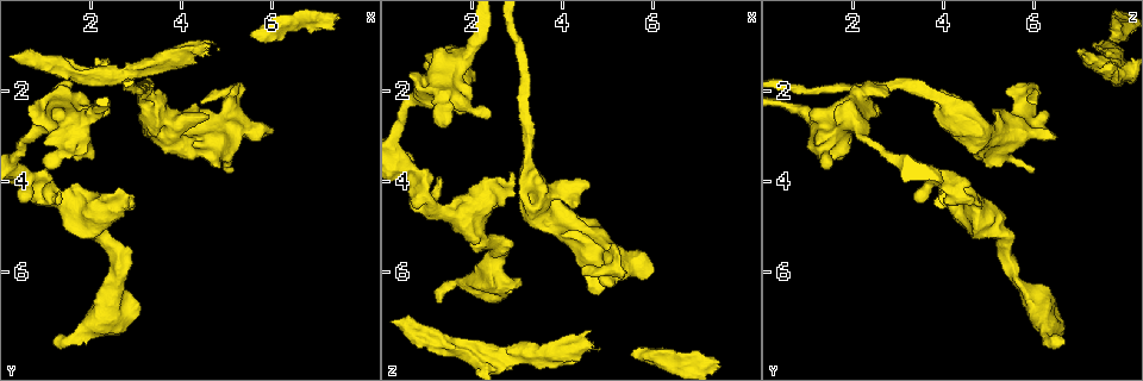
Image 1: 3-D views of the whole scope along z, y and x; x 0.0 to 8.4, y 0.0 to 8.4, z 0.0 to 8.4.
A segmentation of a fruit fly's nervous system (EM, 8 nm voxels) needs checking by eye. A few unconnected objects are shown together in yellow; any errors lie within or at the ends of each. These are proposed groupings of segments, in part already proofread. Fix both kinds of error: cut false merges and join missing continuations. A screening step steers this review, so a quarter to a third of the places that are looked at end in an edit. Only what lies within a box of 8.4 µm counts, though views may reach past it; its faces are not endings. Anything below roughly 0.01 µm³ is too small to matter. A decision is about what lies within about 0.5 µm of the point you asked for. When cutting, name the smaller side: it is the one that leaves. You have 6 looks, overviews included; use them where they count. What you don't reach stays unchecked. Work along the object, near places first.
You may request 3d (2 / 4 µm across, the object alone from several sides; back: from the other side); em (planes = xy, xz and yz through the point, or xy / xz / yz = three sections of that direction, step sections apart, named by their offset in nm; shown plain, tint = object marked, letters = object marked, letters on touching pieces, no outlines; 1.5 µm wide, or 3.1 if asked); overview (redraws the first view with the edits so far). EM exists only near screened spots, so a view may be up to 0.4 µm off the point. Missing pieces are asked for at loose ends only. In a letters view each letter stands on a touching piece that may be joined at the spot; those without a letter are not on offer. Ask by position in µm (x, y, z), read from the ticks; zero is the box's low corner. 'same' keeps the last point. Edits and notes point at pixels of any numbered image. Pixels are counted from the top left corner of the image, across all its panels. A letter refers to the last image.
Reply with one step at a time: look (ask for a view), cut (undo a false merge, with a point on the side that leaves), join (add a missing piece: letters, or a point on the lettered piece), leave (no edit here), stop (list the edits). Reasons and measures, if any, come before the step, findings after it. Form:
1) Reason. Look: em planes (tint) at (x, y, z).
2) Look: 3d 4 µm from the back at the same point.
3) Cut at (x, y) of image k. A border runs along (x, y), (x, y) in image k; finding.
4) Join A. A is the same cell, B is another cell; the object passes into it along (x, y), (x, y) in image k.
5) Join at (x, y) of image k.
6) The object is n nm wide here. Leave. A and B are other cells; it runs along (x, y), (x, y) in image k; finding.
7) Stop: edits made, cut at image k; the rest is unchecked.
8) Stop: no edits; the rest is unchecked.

Branch stops here. Look: em yz step 4 (letters) at (3.05, 6.95, 6.30).

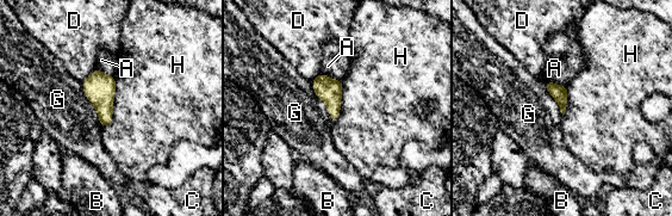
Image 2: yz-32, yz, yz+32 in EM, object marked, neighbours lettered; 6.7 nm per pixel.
Leave. A, B, C, D, G and H are other cells; a border runs along (116, 76), (112, 121), (103, 128) in image 2; no lettered piece goes on from it.

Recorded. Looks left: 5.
Free end. Look: em planes (plain) at (1.30, 7.50, 6.65).

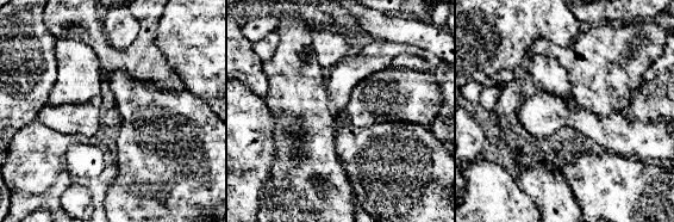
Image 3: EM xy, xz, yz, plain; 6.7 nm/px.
Look: em planes (letters) at the same point.

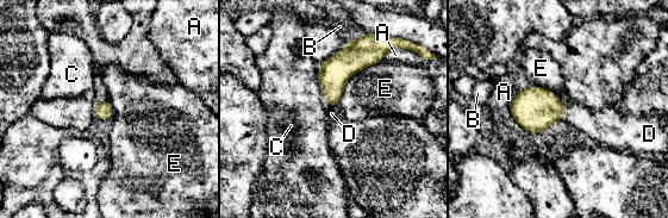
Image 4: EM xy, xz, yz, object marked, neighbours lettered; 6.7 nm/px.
The object is 110 nm wide here. Join D. D is the same cell, A, B, C and E are other cells; the cell continues.

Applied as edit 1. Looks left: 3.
Thin end. Look: em planes (letters) at (5.10, 3.80, 5.90).

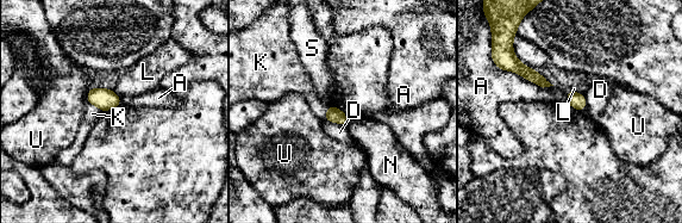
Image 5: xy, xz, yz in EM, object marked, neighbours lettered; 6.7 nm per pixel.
The longest contact is with A, 380 nm. Leave. A, D, K, L, N, S and U are other cells; a border runs along (500, 68), (543, 87), (552, 86) in image 5; no lettered piece goes on from it.

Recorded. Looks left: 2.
Stop: edits made, join at image 4; the rest is unchecked.

